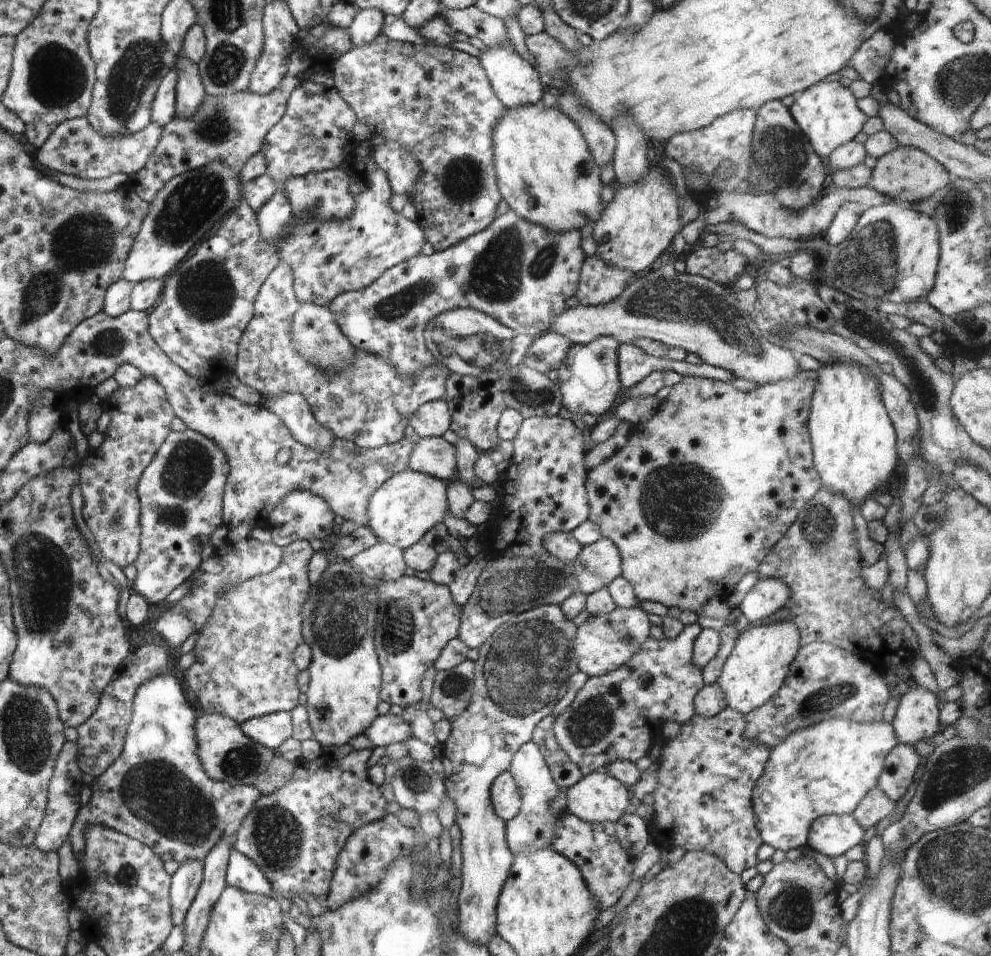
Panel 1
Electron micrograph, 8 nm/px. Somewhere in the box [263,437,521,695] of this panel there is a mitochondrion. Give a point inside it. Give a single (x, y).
(342, 608)

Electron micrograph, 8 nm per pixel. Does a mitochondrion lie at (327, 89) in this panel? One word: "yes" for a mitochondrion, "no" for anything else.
no

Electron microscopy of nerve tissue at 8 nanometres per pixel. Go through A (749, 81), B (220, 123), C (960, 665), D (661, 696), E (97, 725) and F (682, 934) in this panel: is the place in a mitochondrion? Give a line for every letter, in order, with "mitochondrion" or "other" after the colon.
A: other
B: mitochondrion
C: other
D: other
E: other
F: mitochondrion

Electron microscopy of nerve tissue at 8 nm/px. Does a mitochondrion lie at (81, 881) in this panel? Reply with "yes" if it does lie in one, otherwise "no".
no

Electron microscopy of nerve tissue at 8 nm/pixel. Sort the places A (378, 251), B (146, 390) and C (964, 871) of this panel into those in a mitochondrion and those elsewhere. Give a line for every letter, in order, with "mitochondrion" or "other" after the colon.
A: other
B: other
C: mitochondrion

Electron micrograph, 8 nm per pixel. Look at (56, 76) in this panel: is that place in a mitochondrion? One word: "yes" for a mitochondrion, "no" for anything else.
yes

